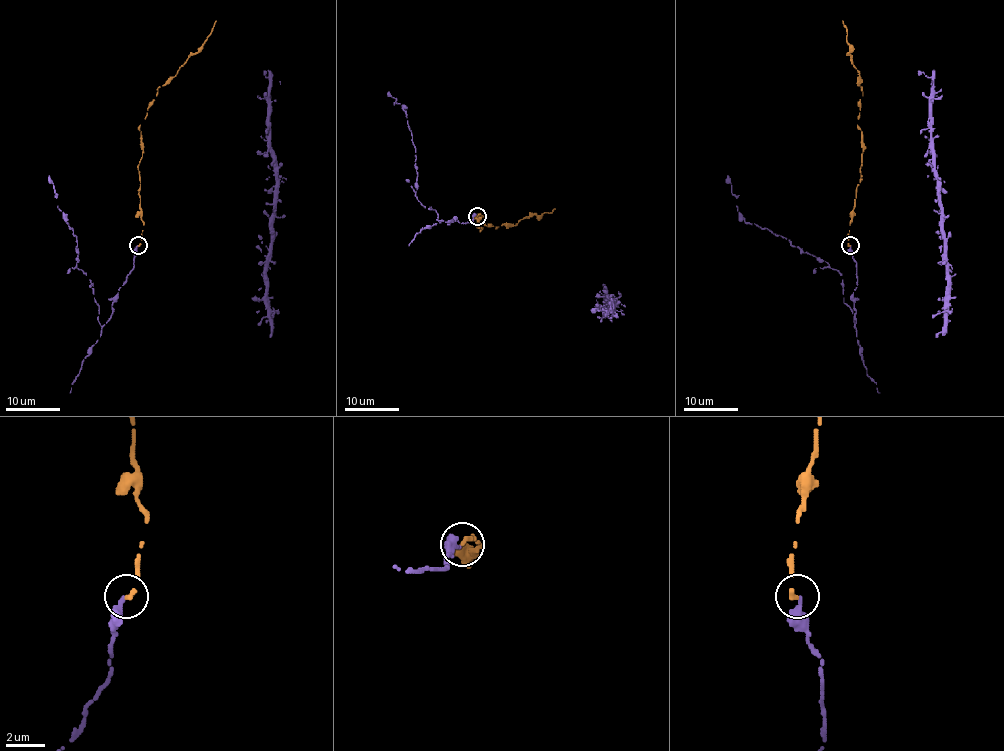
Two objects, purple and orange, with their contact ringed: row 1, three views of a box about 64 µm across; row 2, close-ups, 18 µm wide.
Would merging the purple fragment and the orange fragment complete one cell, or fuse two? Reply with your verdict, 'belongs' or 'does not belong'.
belongs

